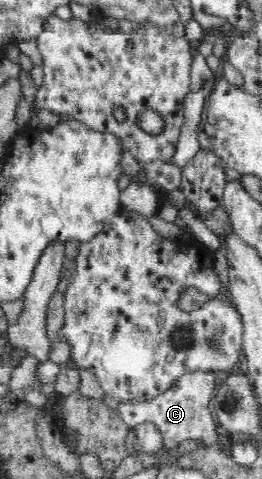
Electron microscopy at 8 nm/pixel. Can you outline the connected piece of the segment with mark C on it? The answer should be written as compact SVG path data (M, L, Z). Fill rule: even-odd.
M187 371L179 375L167 390L149 398L120 401L116 410L125 424L131 428L145 422L154 424L161 433L164 445L172 451L175 451L177 446L185 440L199 442L204 448L215 447L221 429L217 428L217 422L213 418L210 407L211 399L214 398L213 392L215 392L214 380L211 371Z

